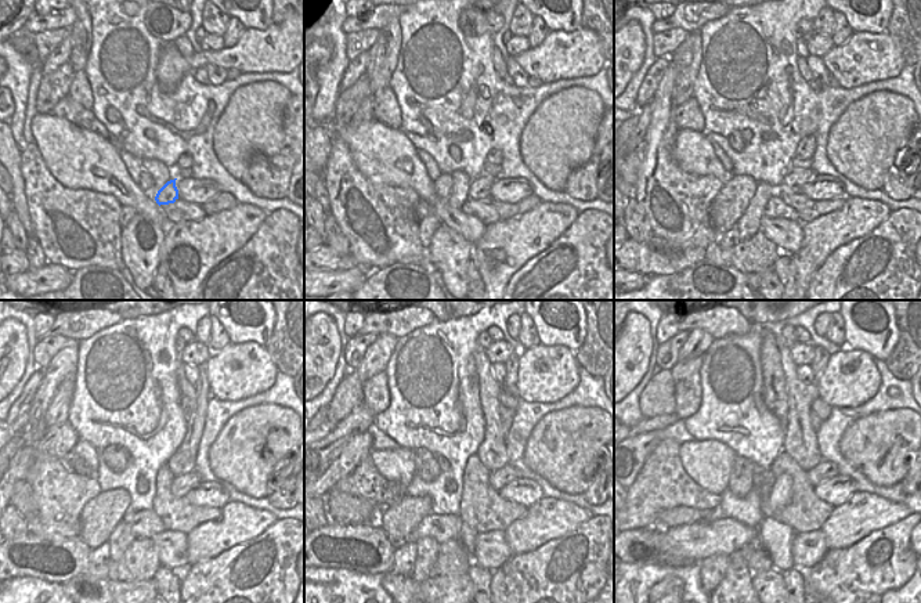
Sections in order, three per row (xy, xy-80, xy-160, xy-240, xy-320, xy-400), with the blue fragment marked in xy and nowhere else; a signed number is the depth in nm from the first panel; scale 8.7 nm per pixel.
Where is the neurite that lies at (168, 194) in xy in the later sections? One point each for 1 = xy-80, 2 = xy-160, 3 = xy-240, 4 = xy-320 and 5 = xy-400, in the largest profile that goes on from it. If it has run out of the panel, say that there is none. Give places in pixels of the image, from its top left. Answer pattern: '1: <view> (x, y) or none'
1: xy-80 (480, 187)
2: xy-160 (793, 183)
3: xy-240 (181, 484)
4: xy-320 (498, 479)
5: xy-400 (823, 470)

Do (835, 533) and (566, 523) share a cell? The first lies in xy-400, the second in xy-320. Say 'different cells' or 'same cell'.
same cell

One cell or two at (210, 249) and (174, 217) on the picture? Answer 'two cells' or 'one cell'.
two cells

